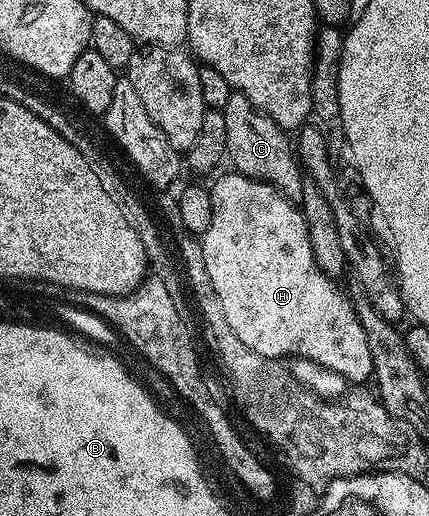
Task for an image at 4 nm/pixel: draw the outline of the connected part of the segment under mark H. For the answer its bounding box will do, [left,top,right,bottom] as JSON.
[201,172,375,384]

